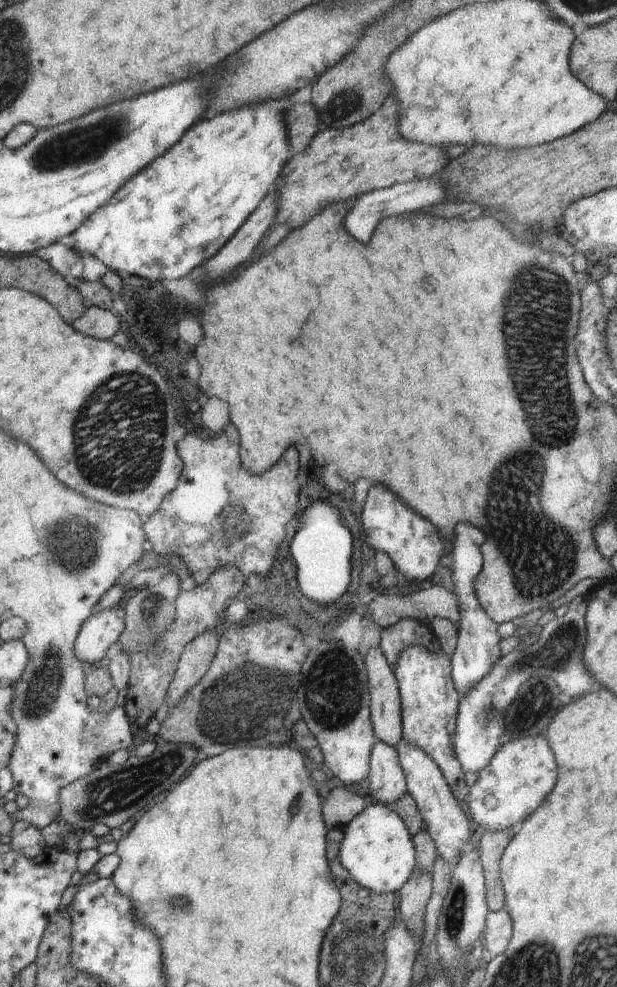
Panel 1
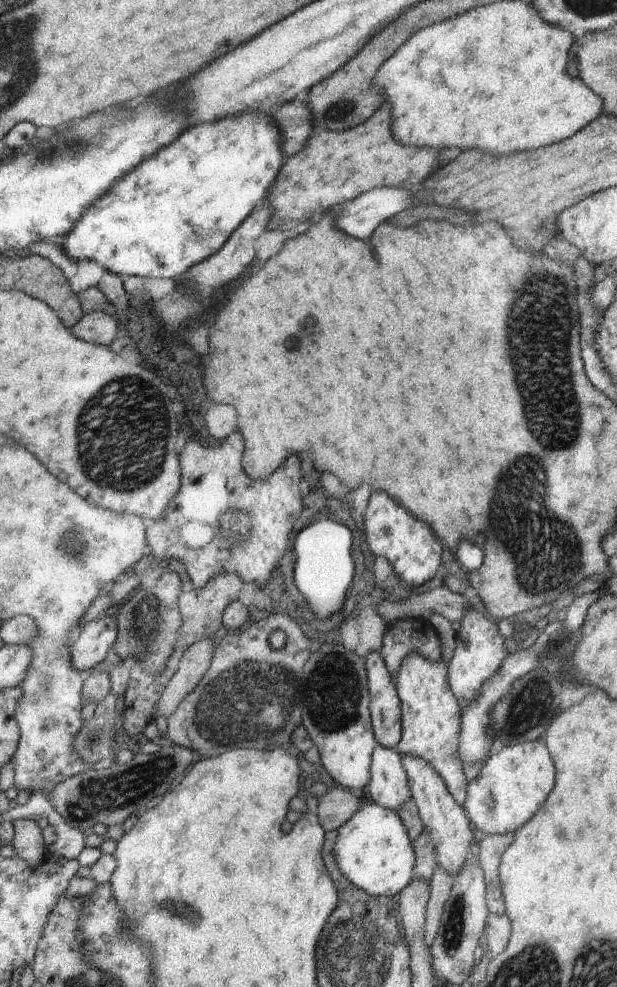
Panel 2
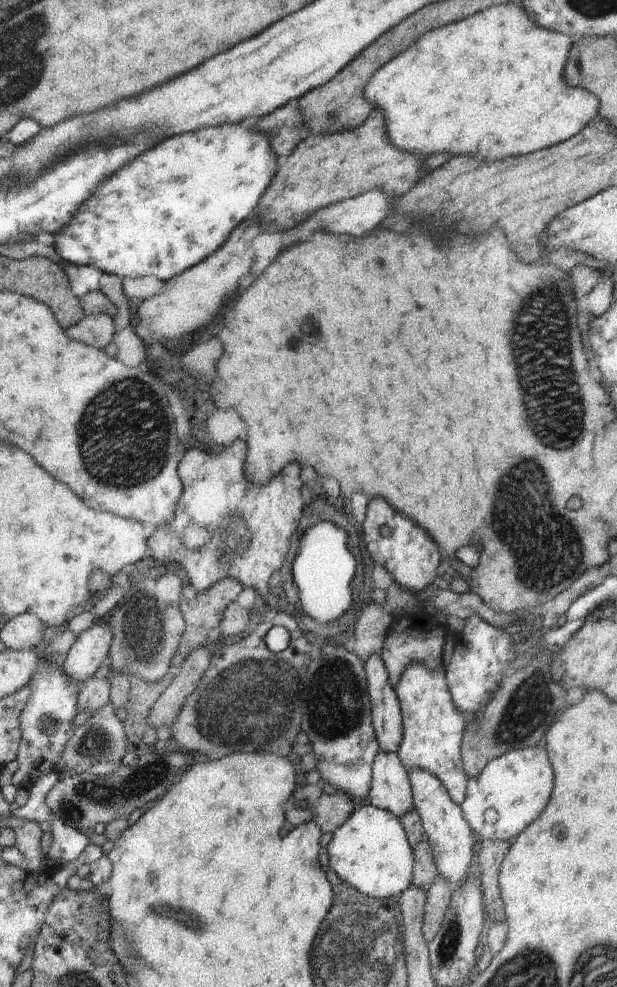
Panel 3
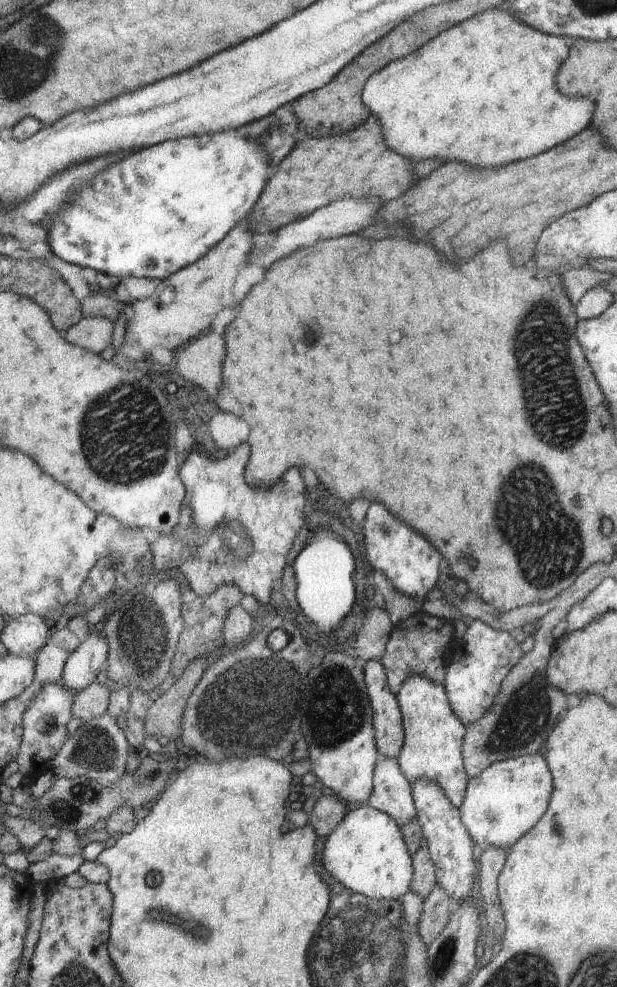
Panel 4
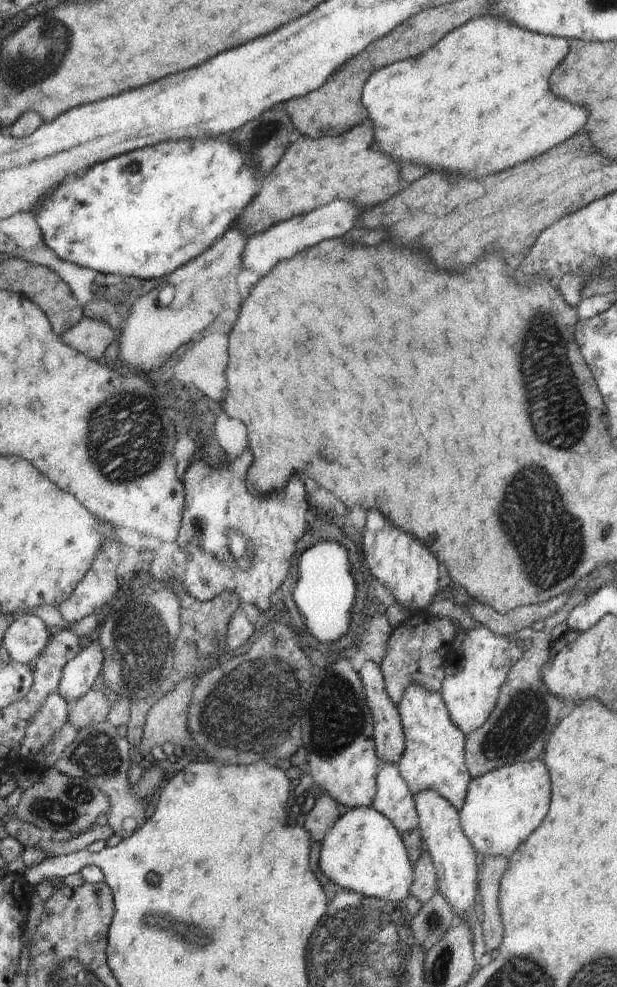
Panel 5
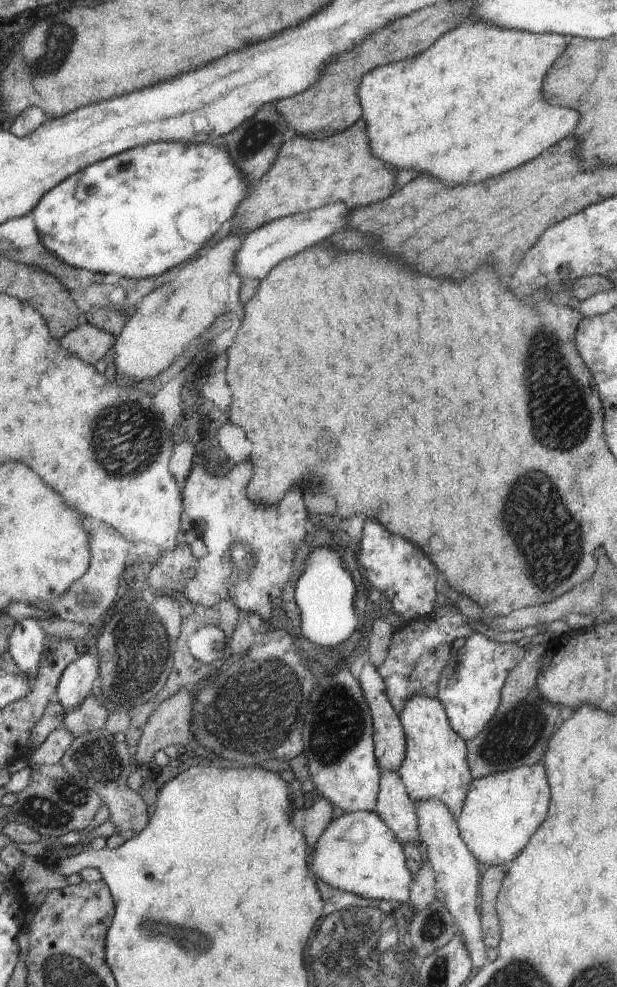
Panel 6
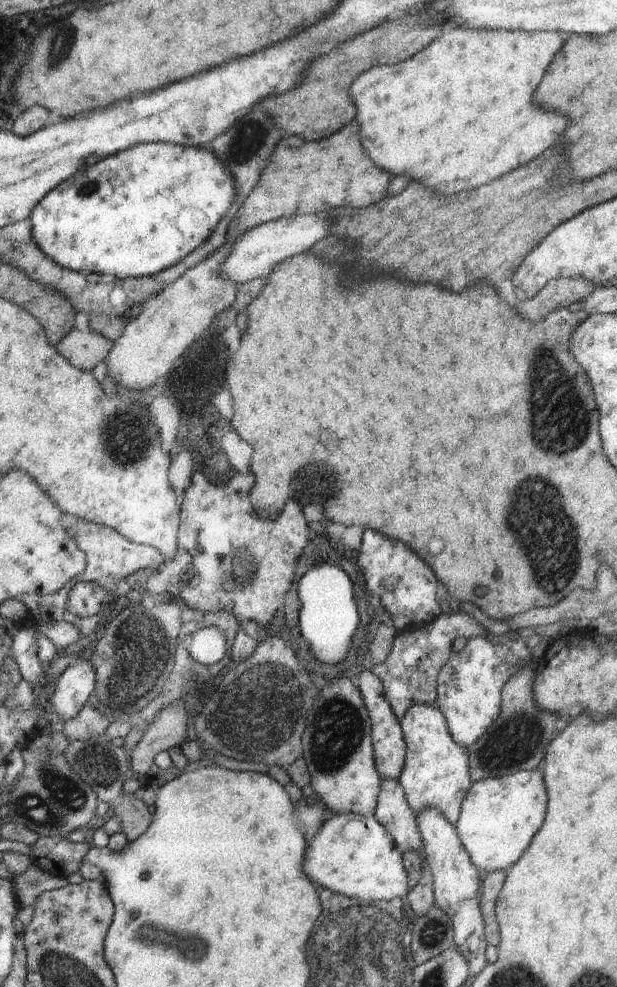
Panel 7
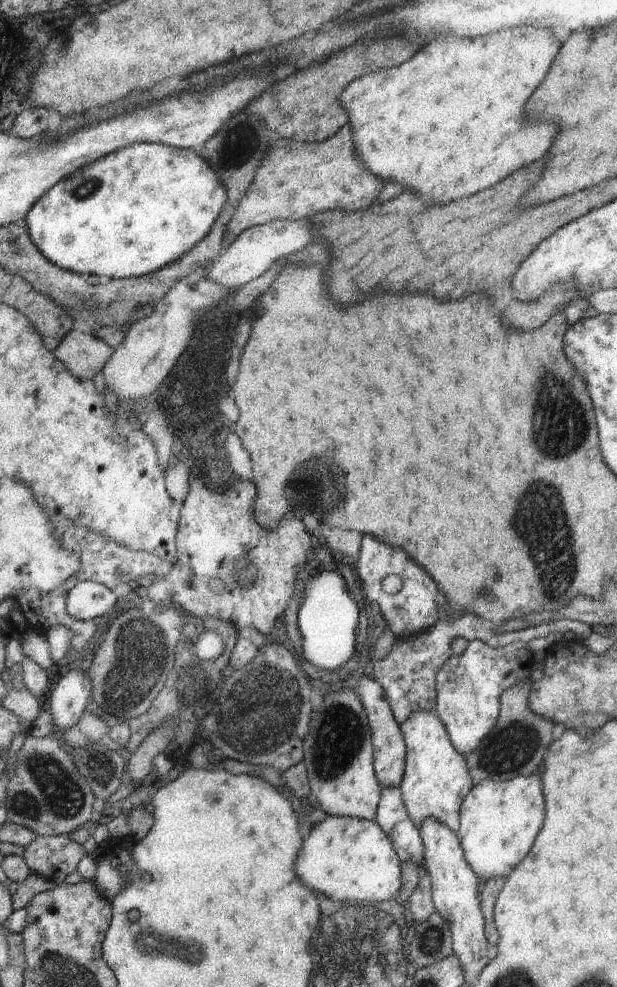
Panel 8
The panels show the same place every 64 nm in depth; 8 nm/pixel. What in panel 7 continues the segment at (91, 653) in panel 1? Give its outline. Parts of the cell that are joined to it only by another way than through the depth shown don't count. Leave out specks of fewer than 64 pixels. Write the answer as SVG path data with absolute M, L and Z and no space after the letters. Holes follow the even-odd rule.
M77 661L59 676L51 698L47 700L48 709L55 719L68 722L78 716L88 703L90 694L96 690L94 668L88 661Z

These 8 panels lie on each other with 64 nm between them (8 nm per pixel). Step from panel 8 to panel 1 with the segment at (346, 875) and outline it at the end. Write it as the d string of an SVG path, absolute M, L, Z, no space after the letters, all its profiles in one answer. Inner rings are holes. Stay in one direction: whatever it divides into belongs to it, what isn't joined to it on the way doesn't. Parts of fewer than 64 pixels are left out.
M382 803L372 804L343 827L344 836L338 852L342 868L369 891L378 894L398 892L416 867L416 851L412 836L396 811Z

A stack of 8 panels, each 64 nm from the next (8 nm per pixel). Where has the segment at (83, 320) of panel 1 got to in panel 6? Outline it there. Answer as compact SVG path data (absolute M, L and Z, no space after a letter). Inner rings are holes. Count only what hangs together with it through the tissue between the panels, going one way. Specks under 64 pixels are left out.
M86 323L68 332L59 340L59 343L66 352L80 358L84 364L94 367L94 364L104 359L108 350L113 348L116 339L108 331Z

